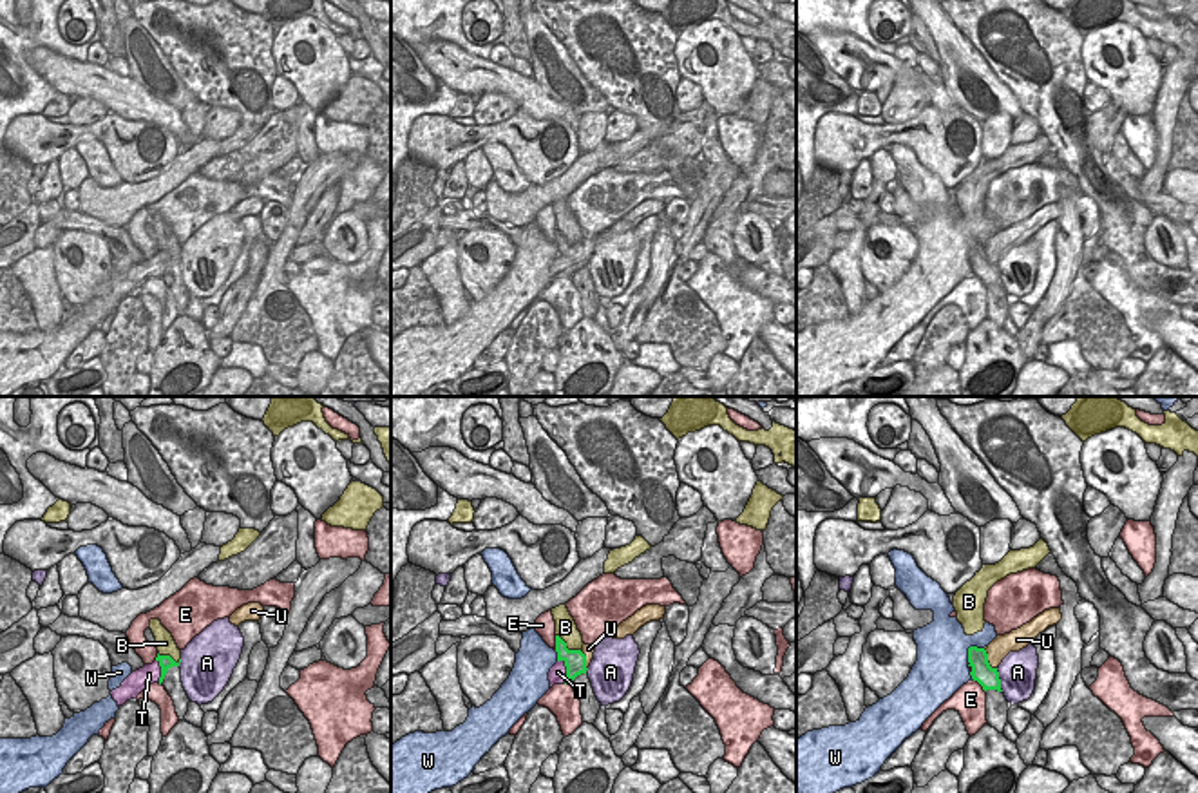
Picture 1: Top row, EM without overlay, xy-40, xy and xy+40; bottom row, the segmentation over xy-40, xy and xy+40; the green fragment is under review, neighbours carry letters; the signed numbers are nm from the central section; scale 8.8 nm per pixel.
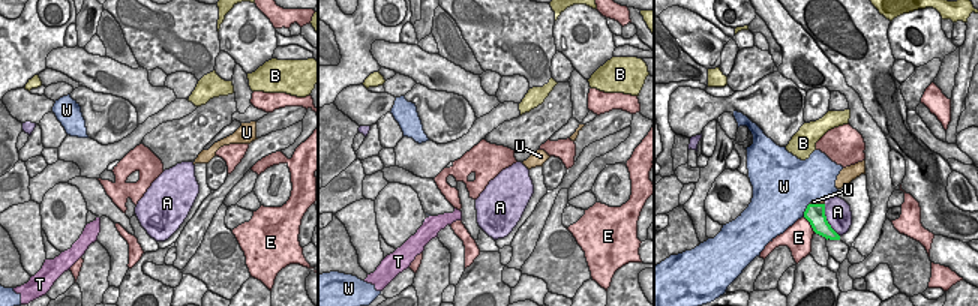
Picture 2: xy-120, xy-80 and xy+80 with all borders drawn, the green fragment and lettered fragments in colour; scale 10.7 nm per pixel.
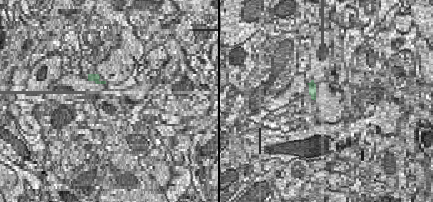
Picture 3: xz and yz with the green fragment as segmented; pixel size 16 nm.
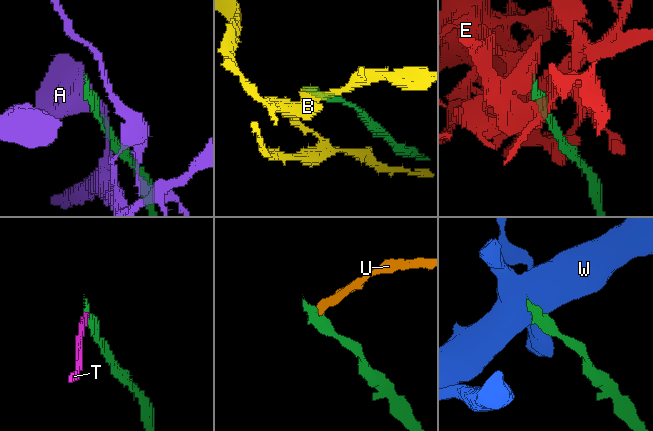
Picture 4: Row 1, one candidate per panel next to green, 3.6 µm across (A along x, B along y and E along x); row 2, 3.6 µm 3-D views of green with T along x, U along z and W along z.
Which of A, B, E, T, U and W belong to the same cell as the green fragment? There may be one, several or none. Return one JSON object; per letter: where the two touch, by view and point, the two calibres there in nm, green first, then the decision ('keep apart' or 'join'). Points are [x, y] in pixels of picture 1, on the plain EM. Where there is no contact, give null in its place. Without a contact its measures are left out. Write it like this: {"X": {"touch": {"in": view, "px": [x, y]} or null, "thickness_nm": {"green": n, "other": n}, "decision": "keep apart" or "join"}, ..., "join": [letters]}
{"A": {"touch": {"in": "xy+40", "px": [999, 274]}, "thickness_nm": {"green": 190, "other": 340}, "decision": "keep apart"}, "B": {"touch": {"in": "xy", "px": [565, 241]}, "thickness_nm": {"green": 190, "other": 190}, "decision": "keep apart"}, "E": {"touch": {"in": "xy", "px": [556, 238]}, "thickness_nm": {"green": 190, "other": 190}, "decision": "keep apart"}, "T": {"touch": {"in": "xy", "px": [567, 265]}, "thickness_nm": {"green": 190, "other": 160}, "decision": "keep apart"}, "U": {"touch": {"in": "xy+40", "px": [987, 256]}, "thickness_nm": {"green": 190, "other": 180}, "decision": "keep apart"}, "W": {"touch": {"in": "xy+40", "px": [969, 243]}, "thickness_nm": {"green": 190, "other": 440}, "decision": "keep apart"}, "join": []}

